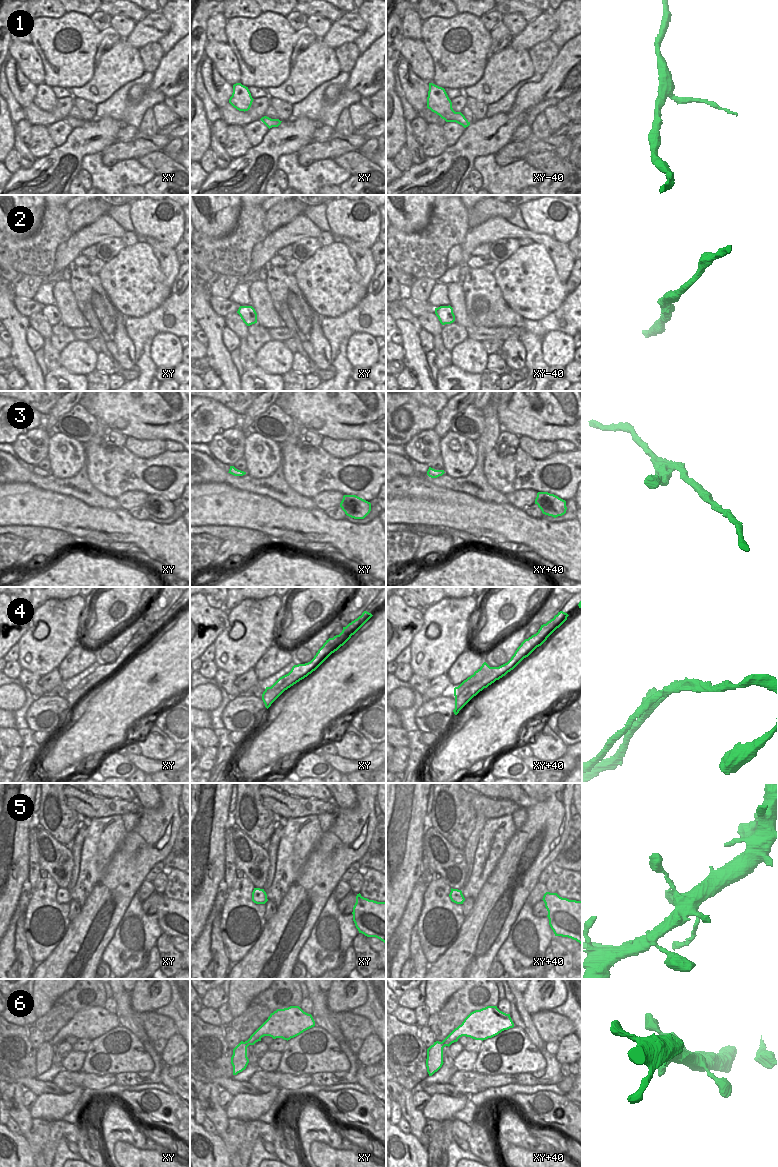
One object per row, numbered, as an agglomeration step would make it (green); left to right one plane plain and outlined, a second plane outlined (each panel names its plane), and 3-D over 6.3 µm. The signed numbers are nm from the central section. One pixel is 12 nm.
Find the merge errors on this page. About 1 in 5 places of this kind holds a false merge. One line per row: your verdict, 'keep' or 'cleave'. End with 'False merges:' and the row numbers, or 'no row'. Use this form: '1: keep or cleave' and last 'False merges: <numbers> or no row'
1: keep
2: keep
3: keep
4: cleave
5: keep
6: keep
False merges: 4

